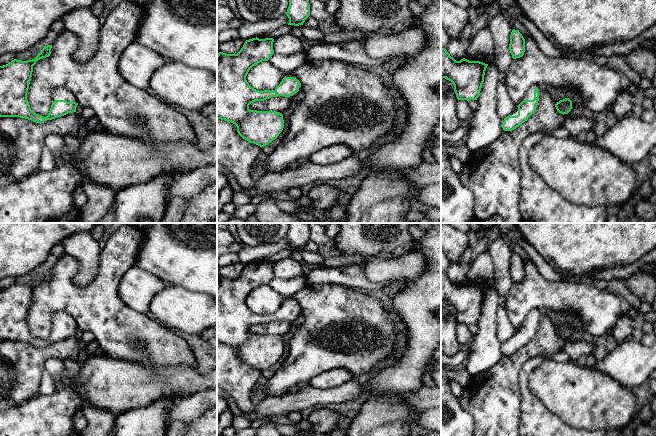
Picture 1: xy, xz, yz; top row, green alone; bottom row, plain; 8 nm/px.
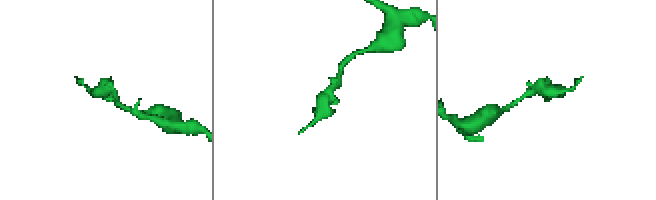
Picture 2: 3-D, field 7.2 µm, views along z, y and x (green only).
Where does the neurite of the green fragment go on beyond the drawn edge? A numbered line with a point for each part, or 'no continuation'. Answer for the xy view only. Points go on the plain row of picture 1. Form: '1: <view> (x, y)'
1: xy (59, 317)

